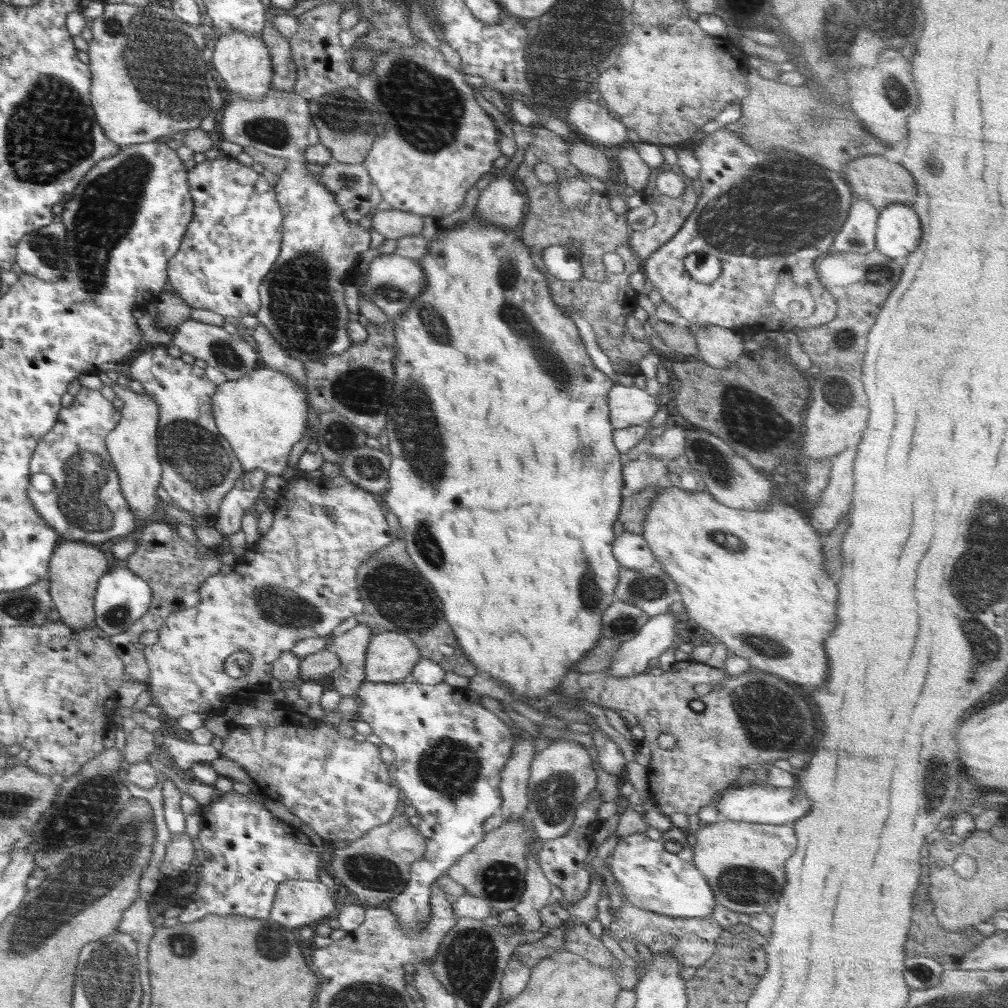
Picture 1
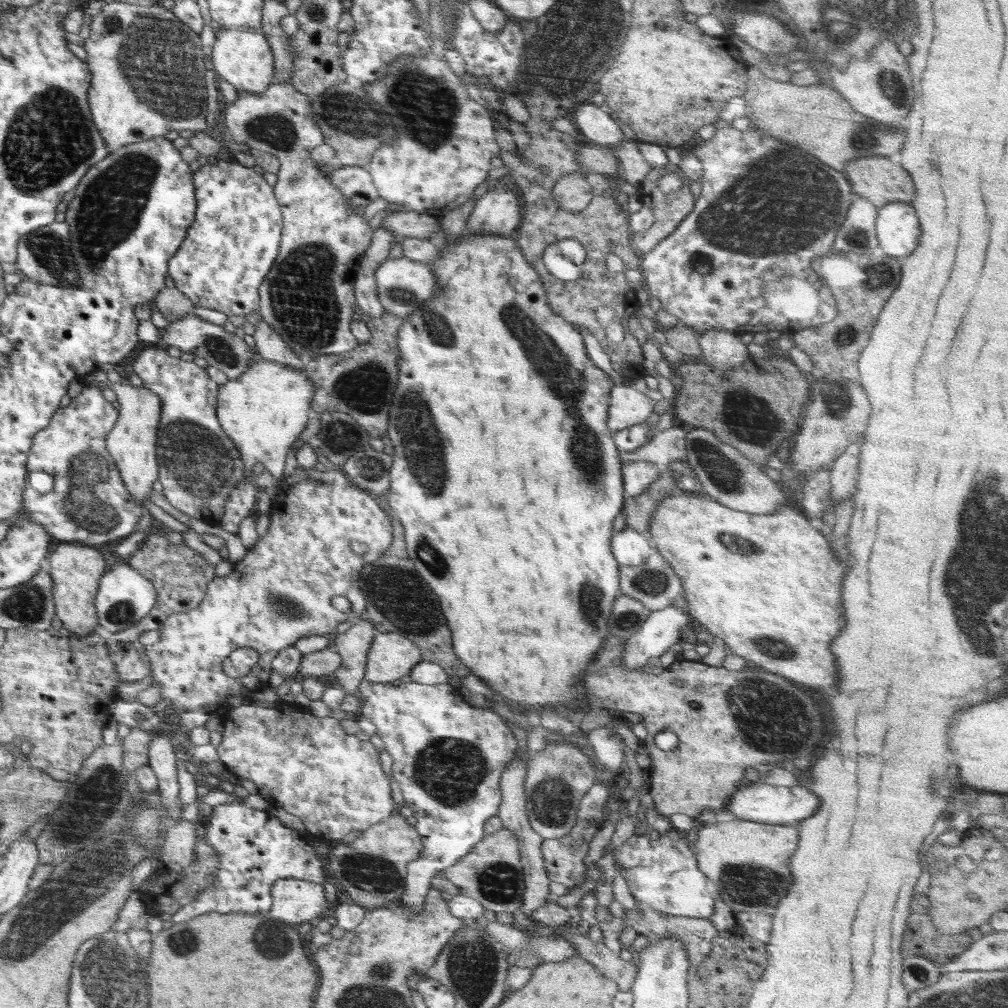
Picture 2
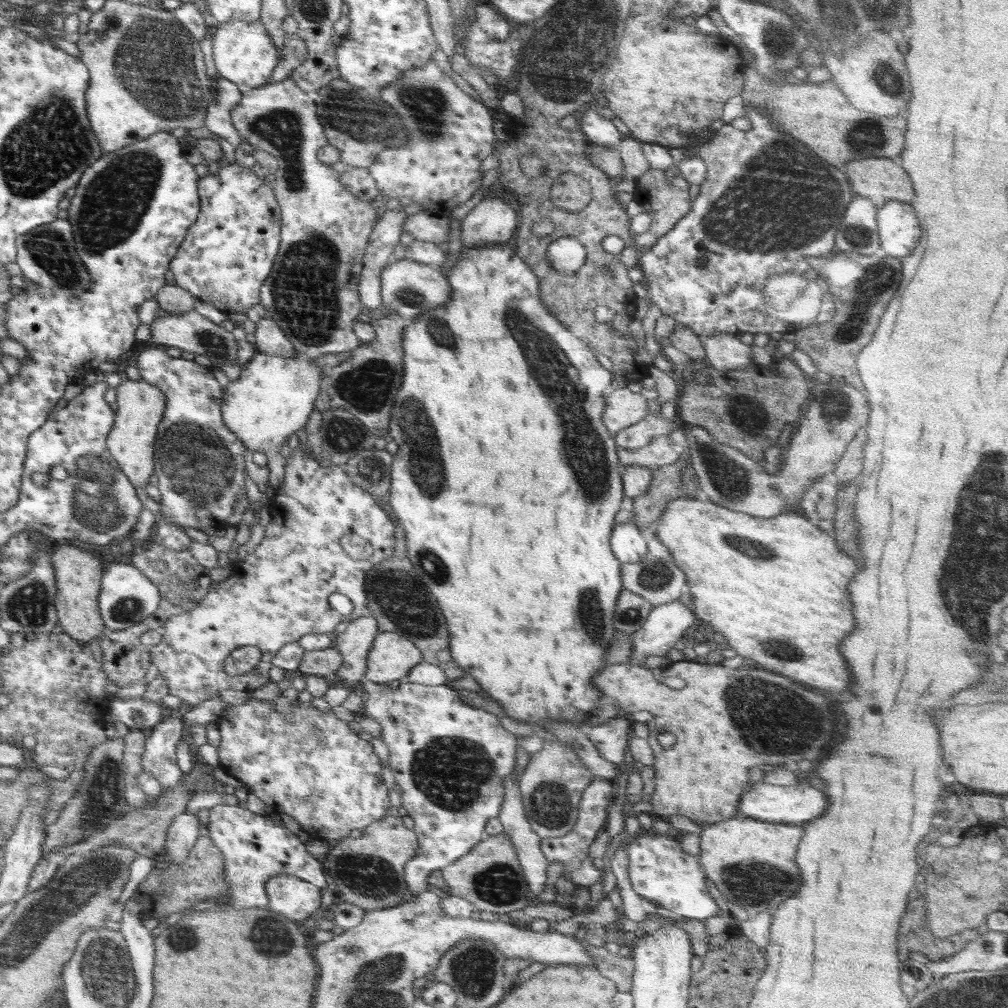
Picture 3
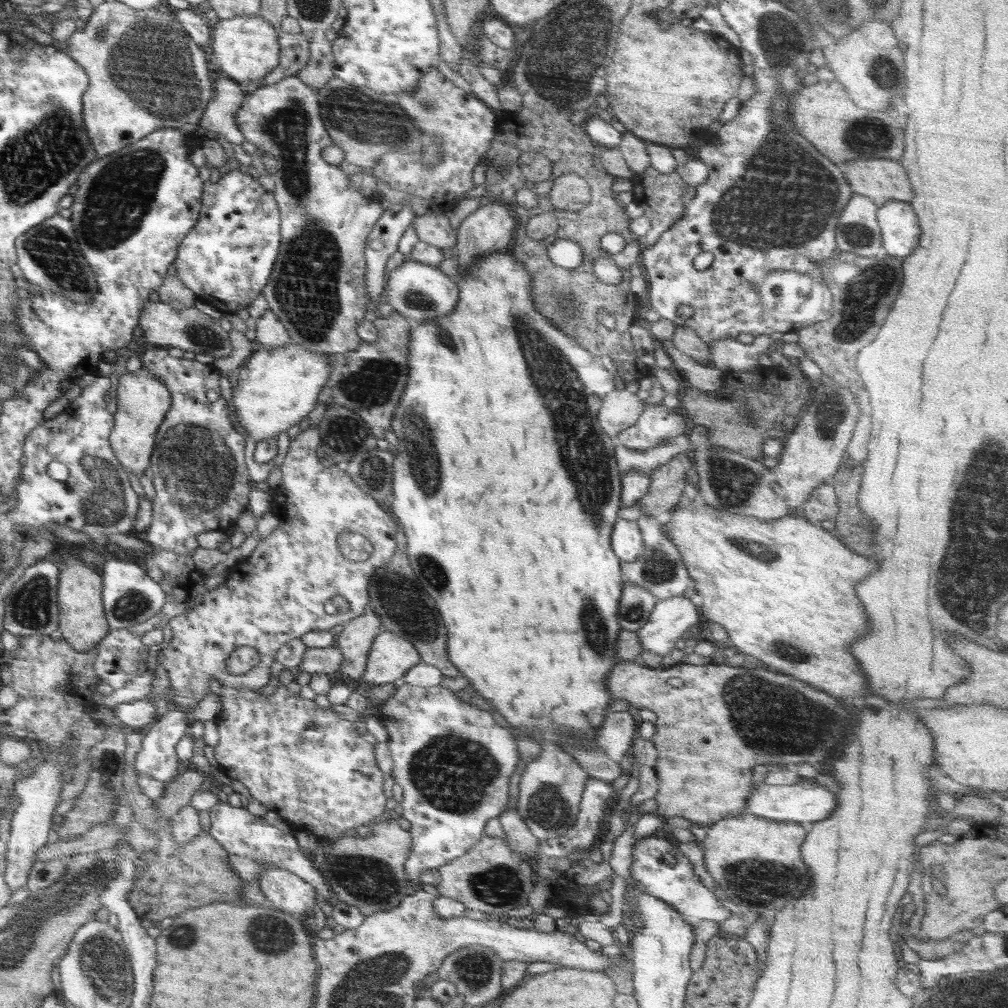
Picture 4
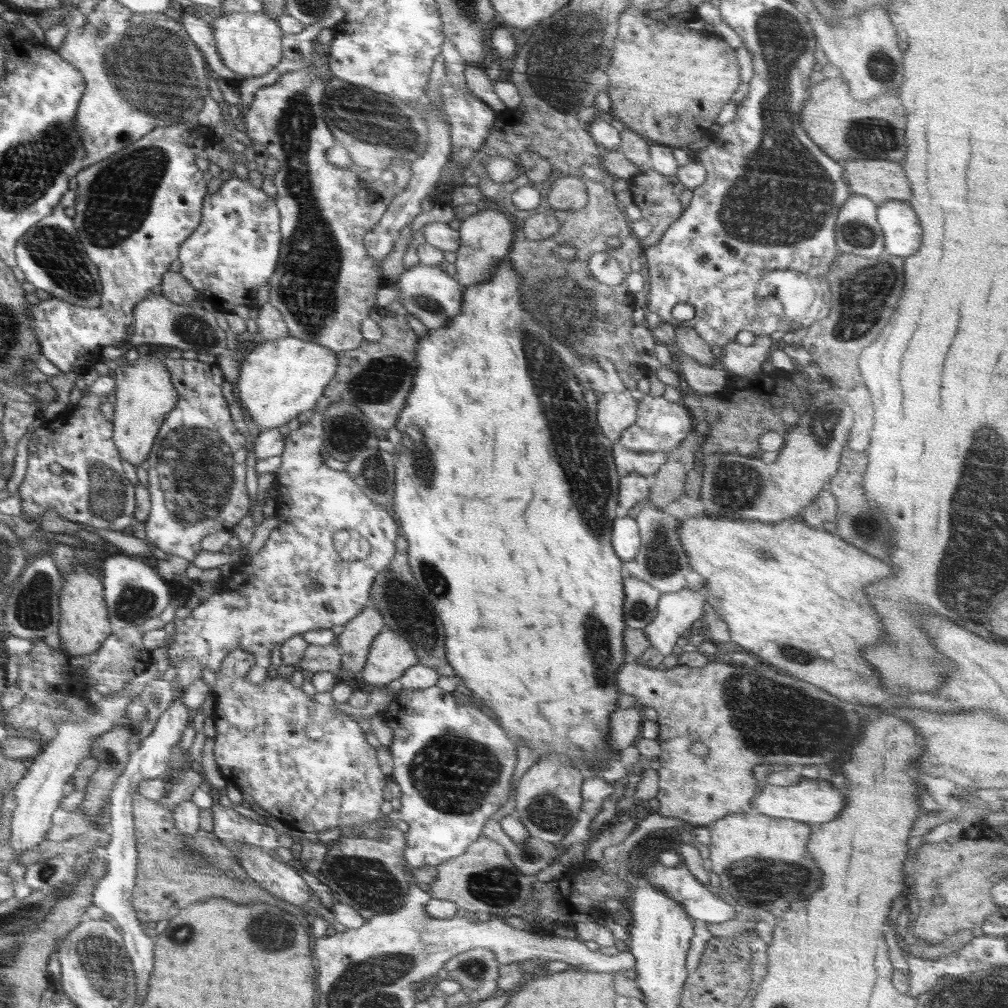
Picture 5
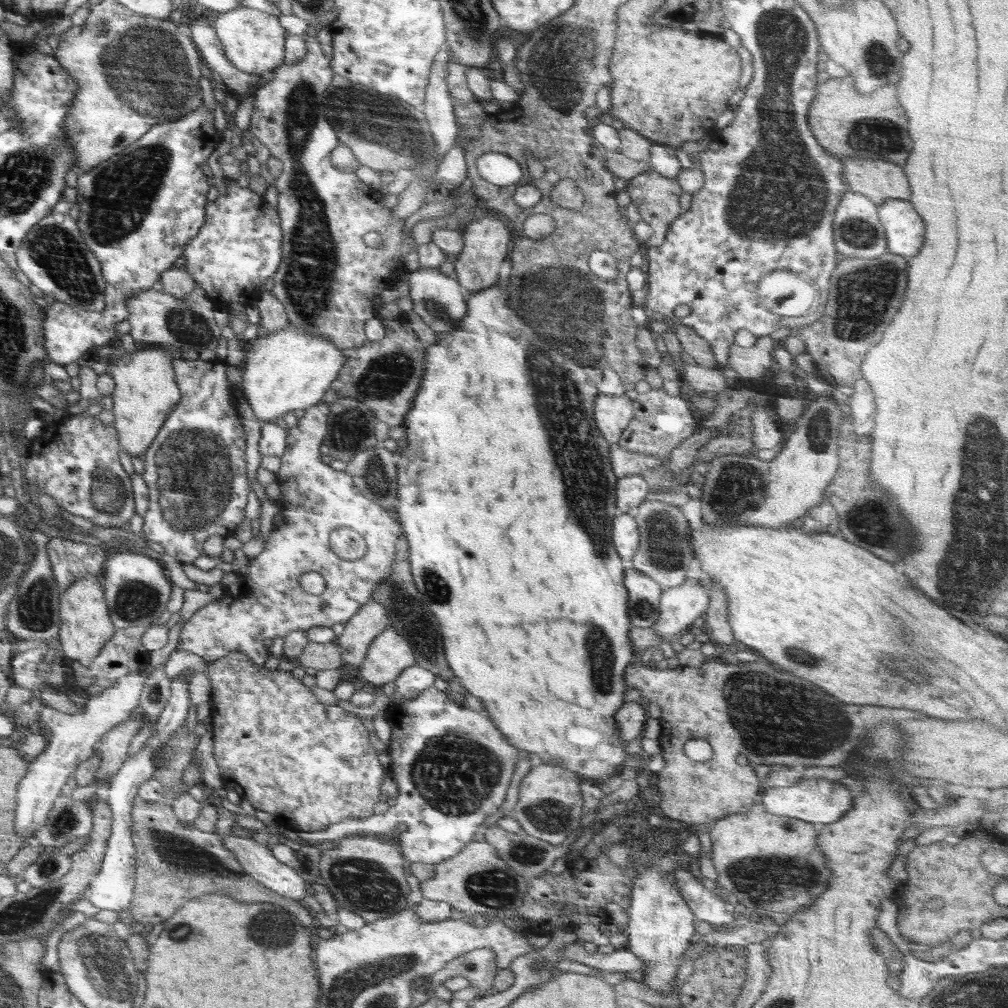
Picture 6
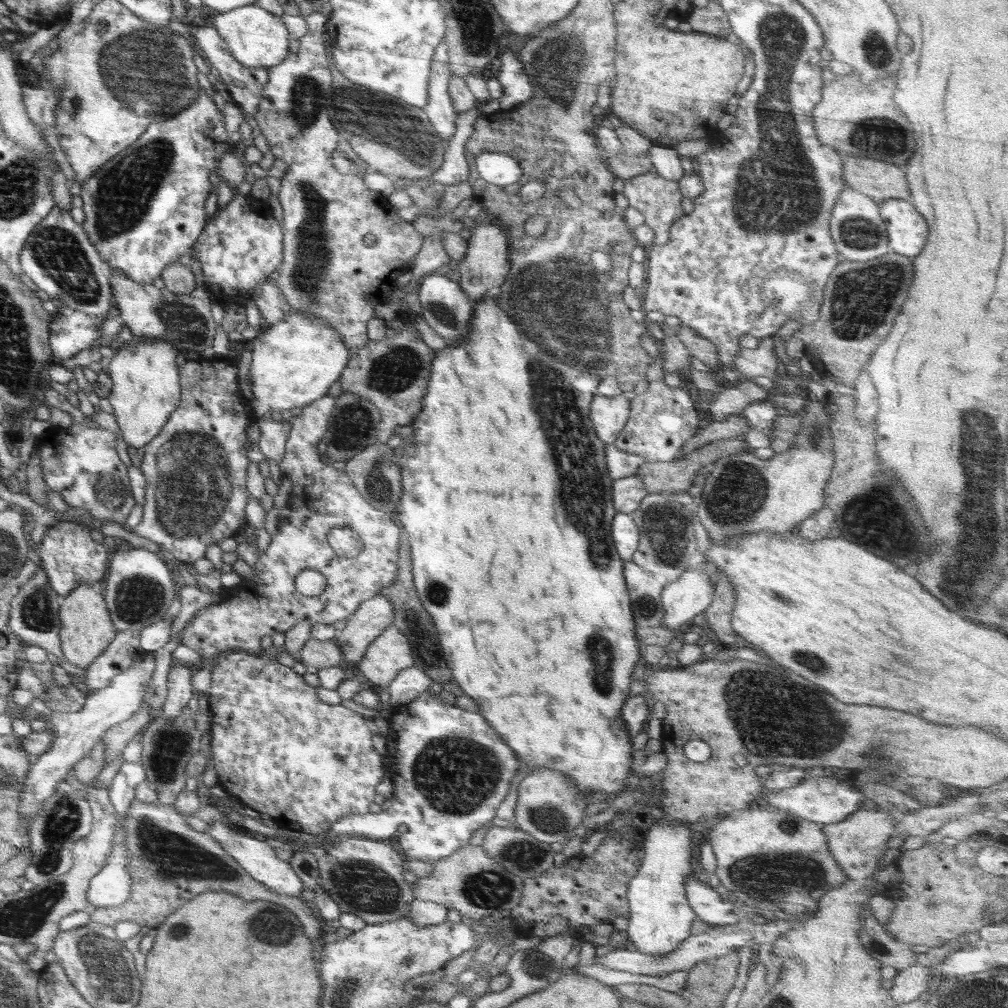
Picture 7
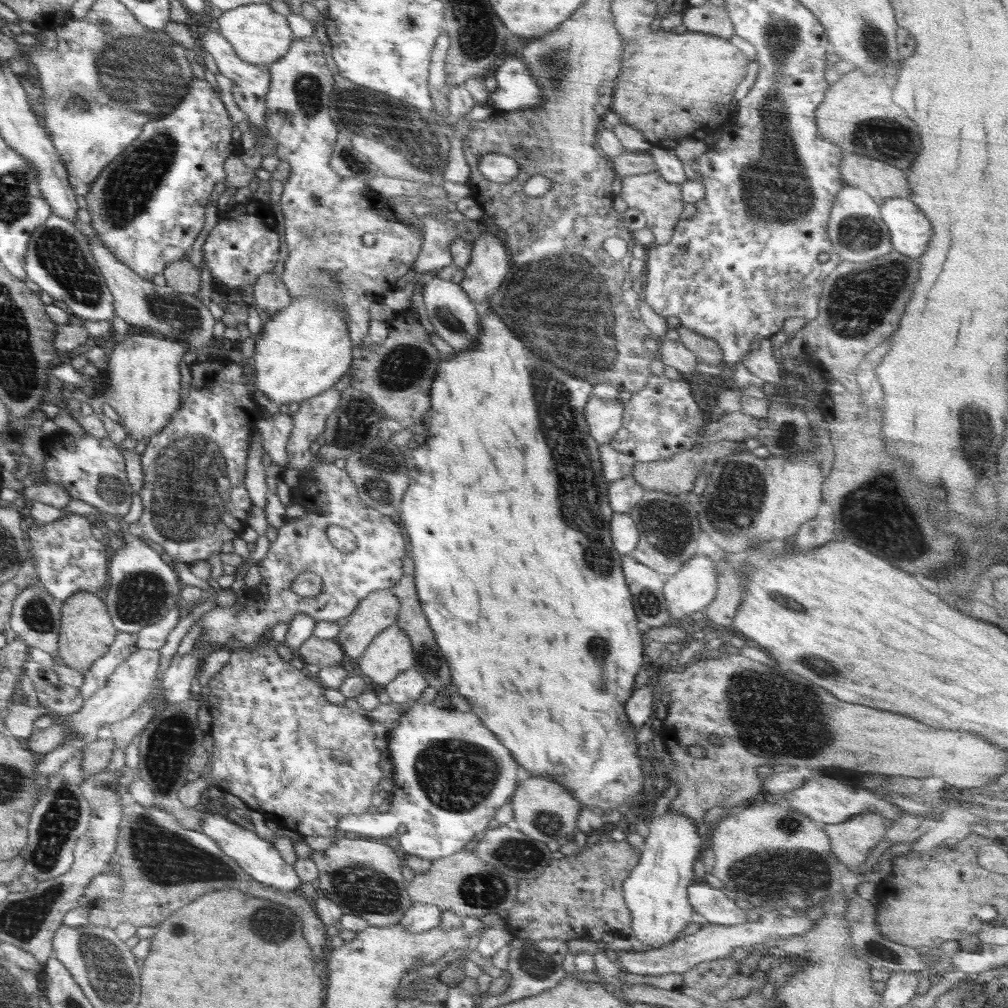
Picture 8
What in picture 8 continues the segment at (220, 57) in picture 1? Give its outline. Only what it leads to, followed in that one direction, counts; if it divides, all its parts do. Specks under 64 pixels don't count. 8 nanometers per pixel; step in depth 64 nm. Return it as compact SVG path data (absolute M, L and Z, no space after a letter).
M248 3L223 11L223 13L217 17L216 23L219 26L217 28L218 32L230 42L236 54L250 64L272 65L276 60L285 56L285 53L289 50L291 42L294 39L292 29L290 29L290 25L288 25L288 19L286 19L283 14L270 8L268 3Z

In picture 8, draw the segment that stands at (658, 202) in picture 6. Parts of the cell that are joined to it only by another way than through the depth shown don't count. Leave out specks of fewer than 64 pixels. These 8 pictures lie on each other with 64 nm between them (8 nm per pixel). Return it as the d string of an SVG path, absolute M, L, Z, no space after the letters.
M657 171L641 175L628 175L620 179L622 182L620 194L622 200L630 208L637 208L642 212L646 219L647 227L655 236L654 244L668 243L672 238L674 227L681 220L680 216L682 216L682 209L684 208L680 185L668 182Z

